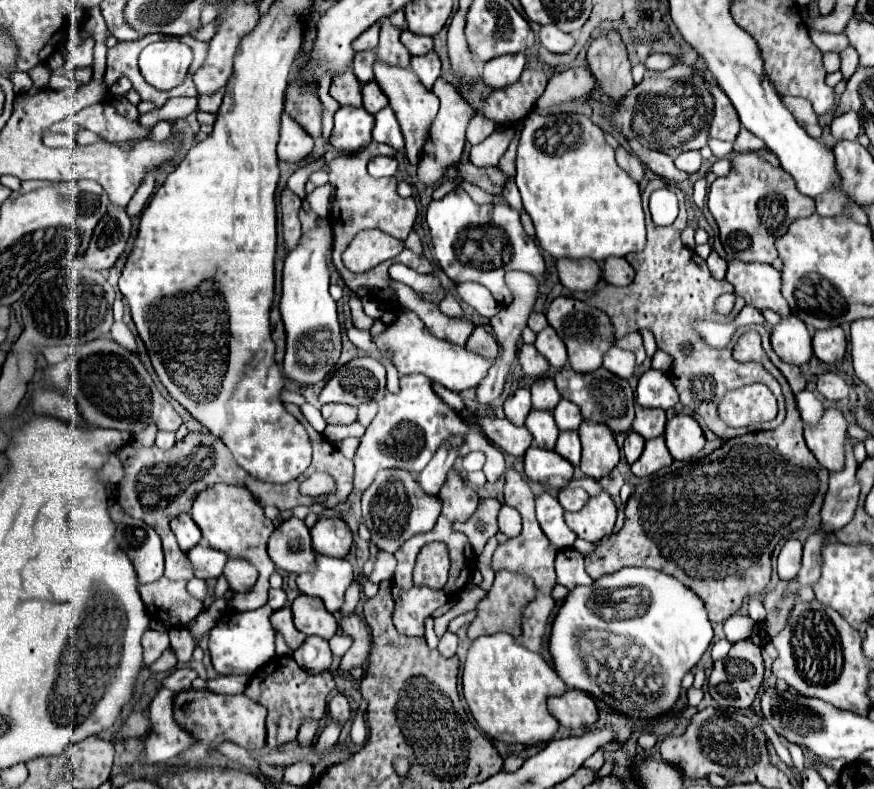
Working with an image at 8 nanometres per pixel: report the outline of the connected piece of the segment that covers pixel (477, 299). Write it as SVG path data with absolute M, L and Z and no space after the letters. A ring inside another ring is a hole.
M465 282L457 286L457 294L461 296L463 302L467 302L471 308L475 308L481 316L489 318L495 316L495 312L499 312L499 304L493 300L491 292L485 286L473 284L473 282Z

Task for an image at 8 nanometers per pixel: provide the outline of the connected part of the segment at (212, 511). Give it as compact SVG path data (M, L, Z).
M213 484L207 490L203 490L191 508L191 518L203 532L205 542L215 548L225 552L229 558L241 558L253 564L259 572L257 584L253 586L251 592L247 594L235 594L233 600L229 602L229 608L245 612L245 610L255 610L263 604L267 604L267 592L269 592L269 576L275 570L271 558L267 556L267 540L271 532L275 530L273 522L265 518L263 508L255 502L251 492L241 486L231 486L231 484Z

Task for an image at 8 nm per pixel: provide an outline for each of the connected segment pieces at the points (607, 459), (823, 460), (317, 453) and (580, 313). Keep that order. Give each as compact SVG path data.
M583 420L579 428L581 436L581 472L589 478L601 480L619 464L619 448L615 444L613 432L605 424L595 424Z
M827 408L817 426L805 426L805 442L819 464L823 464L829 472L843 468L847 442L847 420L843 412Z
M309 424L305 426L307 428L307 432L309 432L309 436L311 436L311 446L313 446L313 462L311 462L311 466L307 468L307 472L303 474L303 476L307 476L307 474L311 474L311 472L315 472L315 470L325 470L325 472L329 472L329 474L333 474L333 478L335 478L335 482L337 482L337 494L335 494L335 504L339 504L339 502L345 502L347 500L347 496L351 494L351 490L353 490L353 462L351 460L347 460L331 442L327 442L327 438L323 436L323 434L319 434L319 432L315 432Z
M559 296L551 302L547 310L547 320L565 342L569 364L575 372L593 372L595 368L601 368L603 354L613 346L613 324L605 312L591 308L583 300Z

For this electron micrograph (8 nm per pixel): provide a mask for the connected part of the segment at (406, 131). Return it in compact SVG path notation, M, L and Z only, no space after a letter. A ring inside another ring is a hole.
M379 60L375 62L375 80L381 86L381 90L385 92L385 96L389 98L389 106L393 108L393 112L399 120L399 126L401 126L401 132L405 138L407 160L411 164L417 164L421 160L423 146L429 136L429 126L433 124L433 118L437 116L439 98L431 90L423 88L423 84L419 84L419 78L415 76L415 72L405 70L405 68L391 68Z

